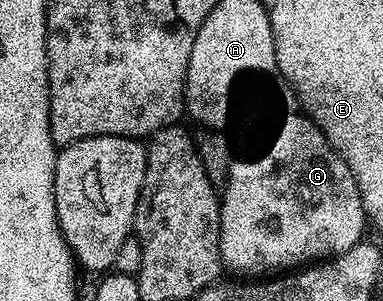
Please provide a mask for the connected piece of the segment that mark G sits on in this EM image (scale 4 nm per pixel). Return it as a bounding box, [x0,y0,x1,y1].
[220,114,366,277]

